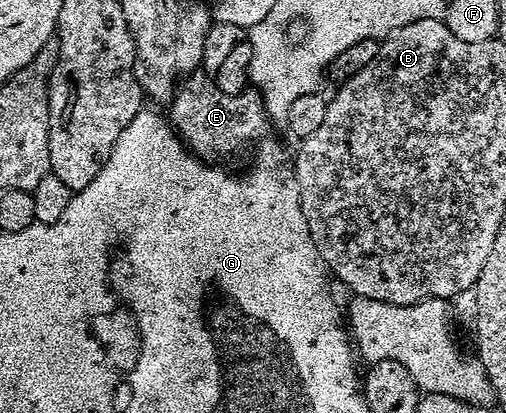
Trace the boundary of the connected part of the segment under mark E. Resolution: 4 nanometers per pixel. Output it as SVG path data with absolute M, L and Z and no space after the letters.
M203 71L191 73L180 82L167 109L168 120L186 146L205 159L217 159L213 157L239 148L244 141L260 142L271 128L265 104L256 89L249 87L243 93L224 93Z

